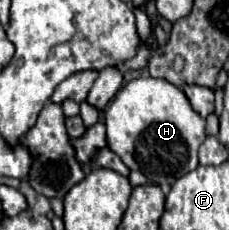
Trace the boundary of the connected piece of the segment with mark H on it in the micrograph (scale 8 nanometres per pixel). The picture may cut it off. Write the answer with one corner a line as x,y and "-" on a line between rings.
141,76
127,82
105,110
107,148
115,152
129,170
139,170
161,188
197,168
197,148
205,140
205,120
191,108
179,86
167,80

